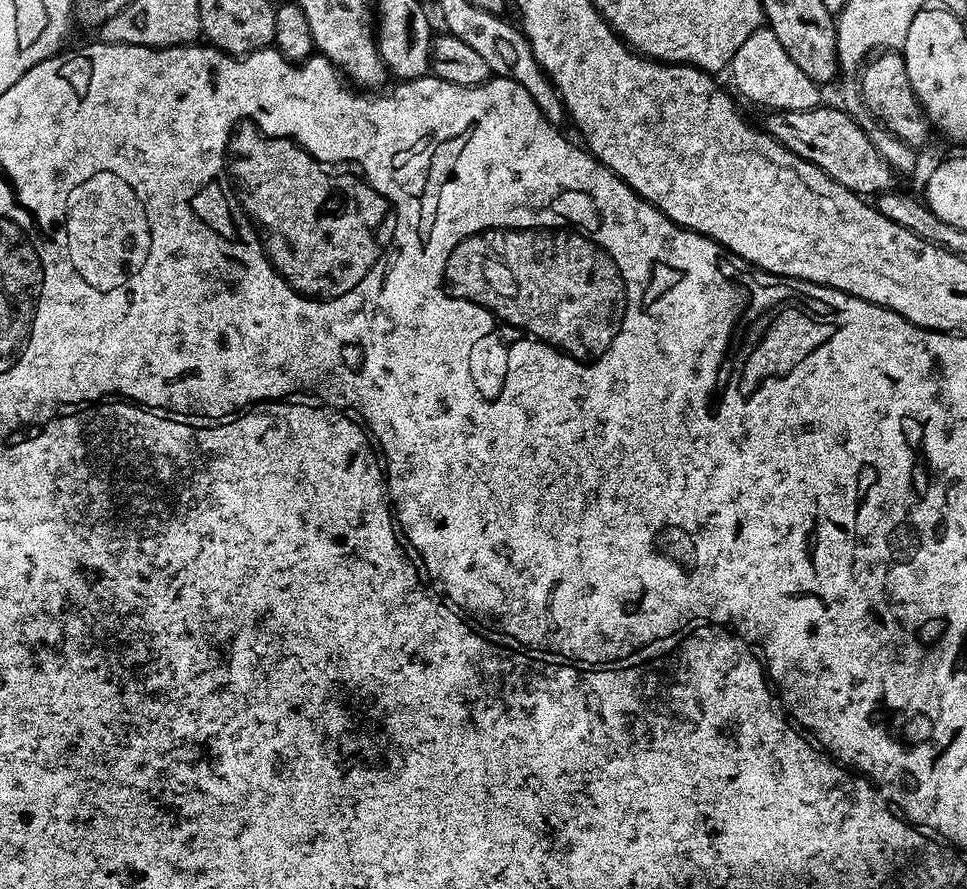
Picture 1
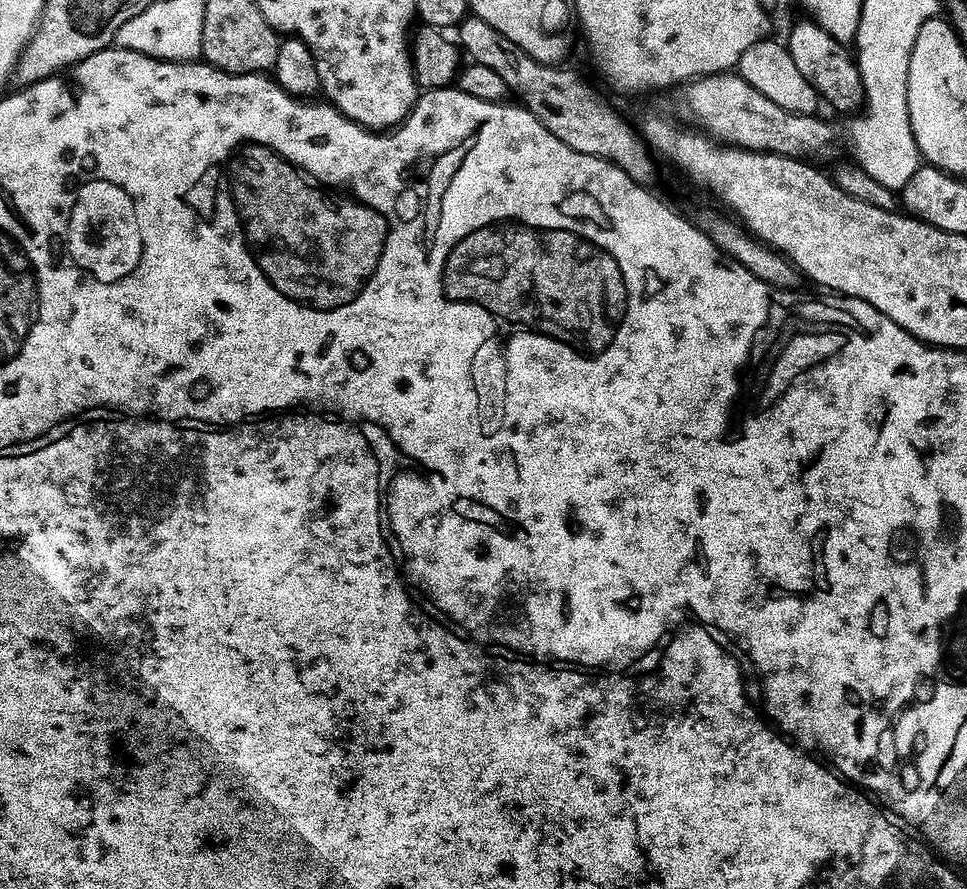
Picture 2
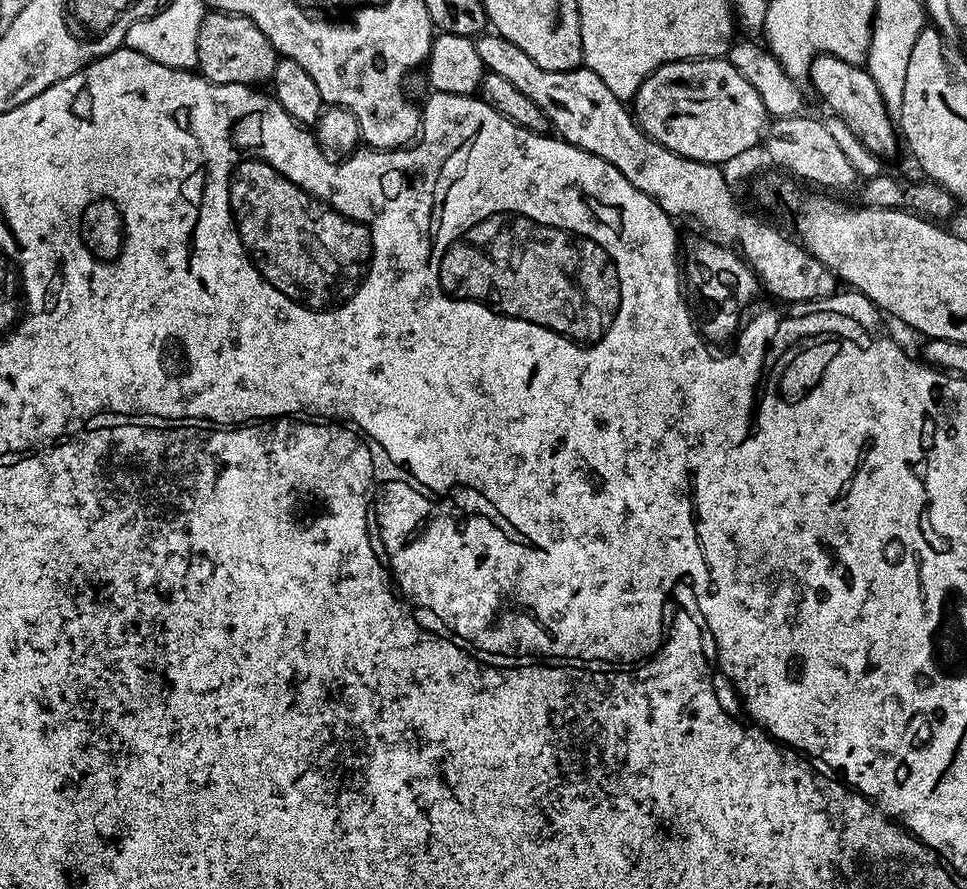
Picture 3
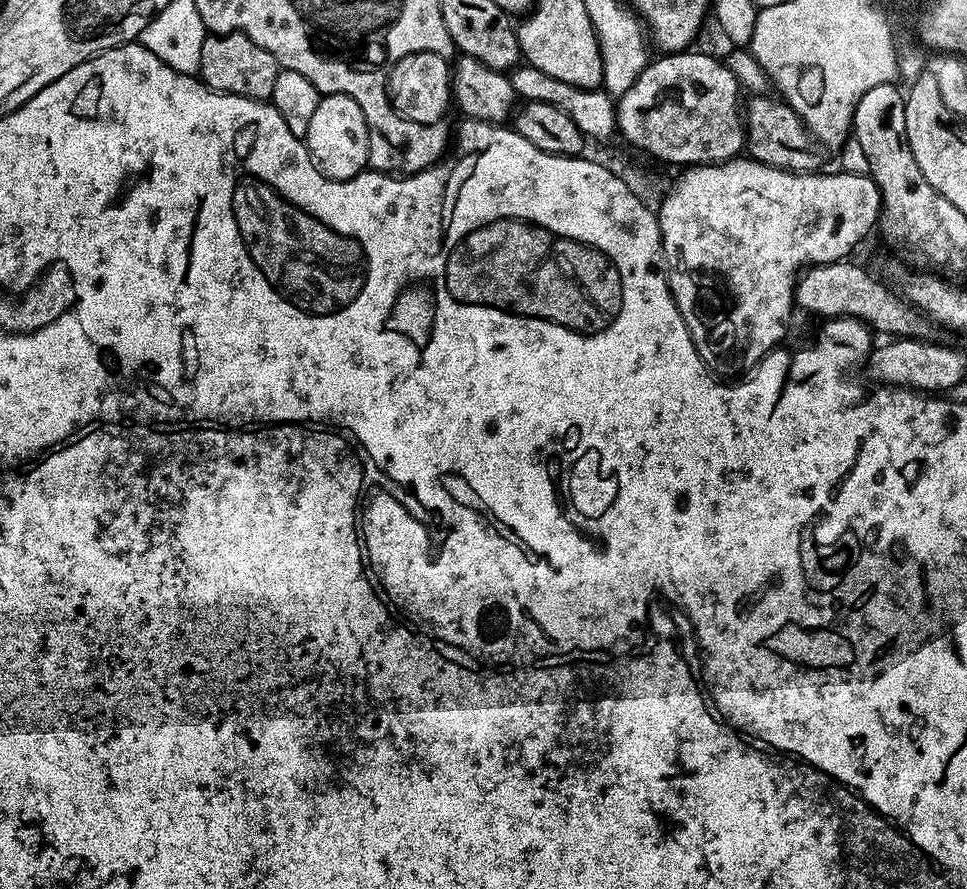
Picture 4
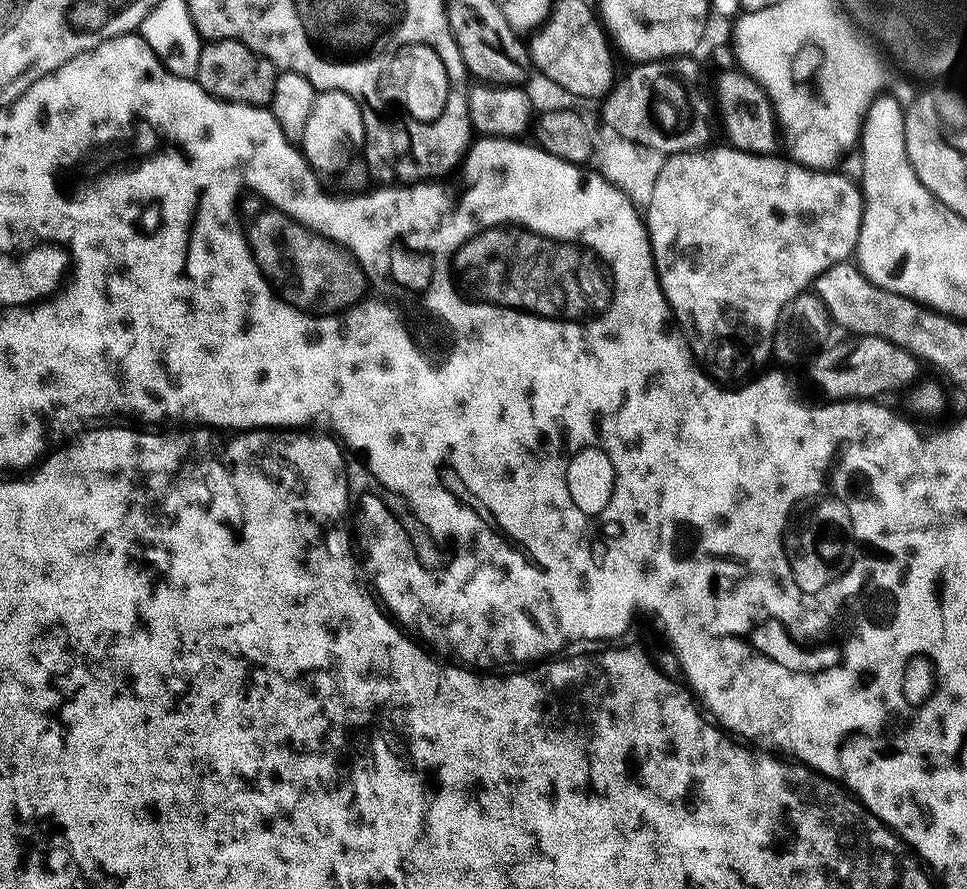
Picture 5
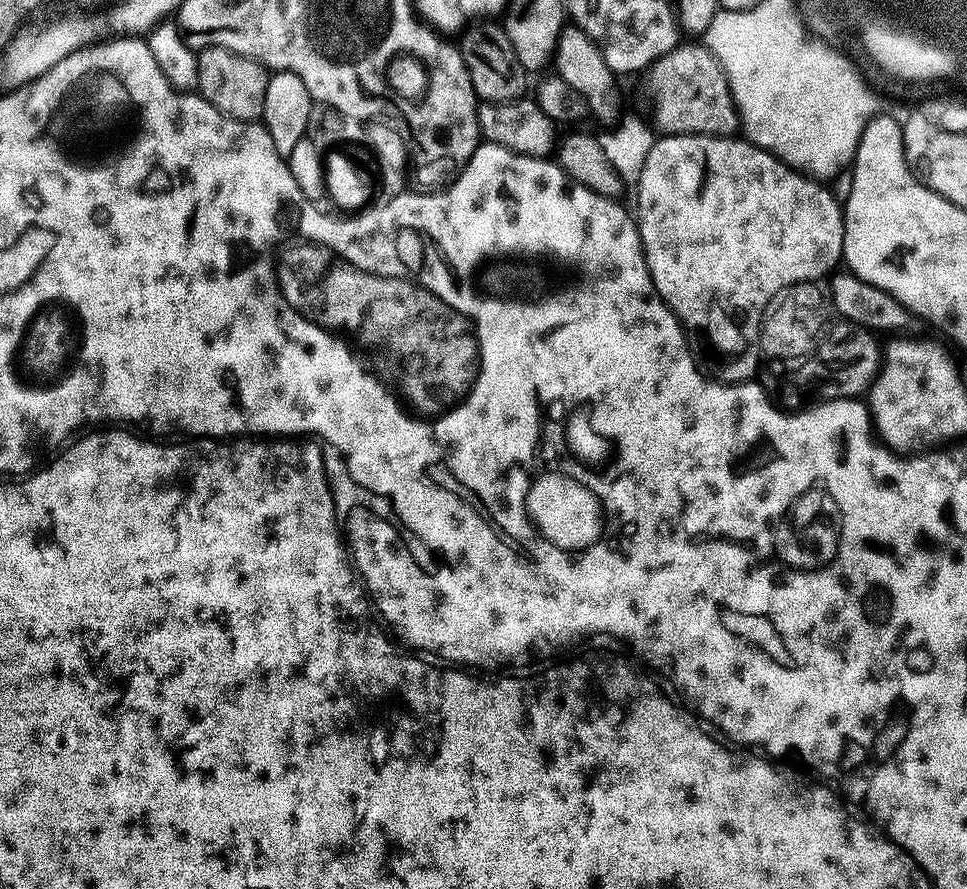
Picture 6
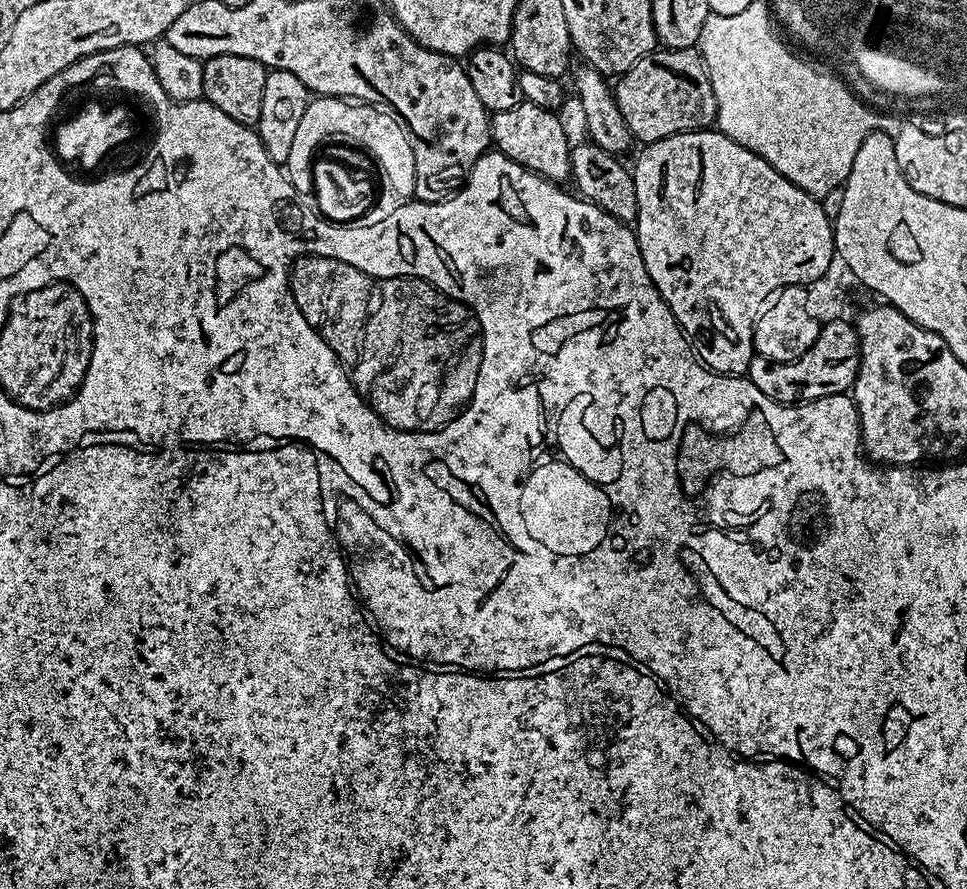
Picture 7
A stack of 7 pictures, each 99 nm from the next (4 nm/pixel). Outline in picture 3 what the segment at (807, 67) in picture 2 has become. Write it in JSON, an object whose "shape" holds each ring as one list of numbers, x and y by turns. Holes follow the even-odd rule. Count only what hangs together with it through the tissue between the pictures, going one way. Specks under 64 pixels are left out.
{"shape":[[821,54,812,59,812,69,808,76,816,86,817,94,836,111,833,112,835,119,846,122,846,126,854,130,856,137,868,147,869,152,879,157,895,154,898,128,878,86,874,86,874,78,868,73,867,67,850,64,837,56]]}

